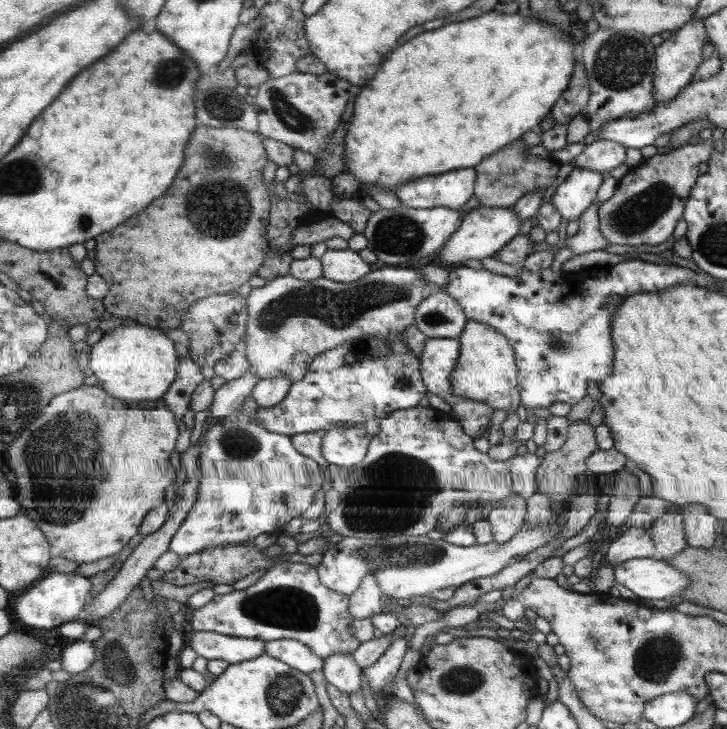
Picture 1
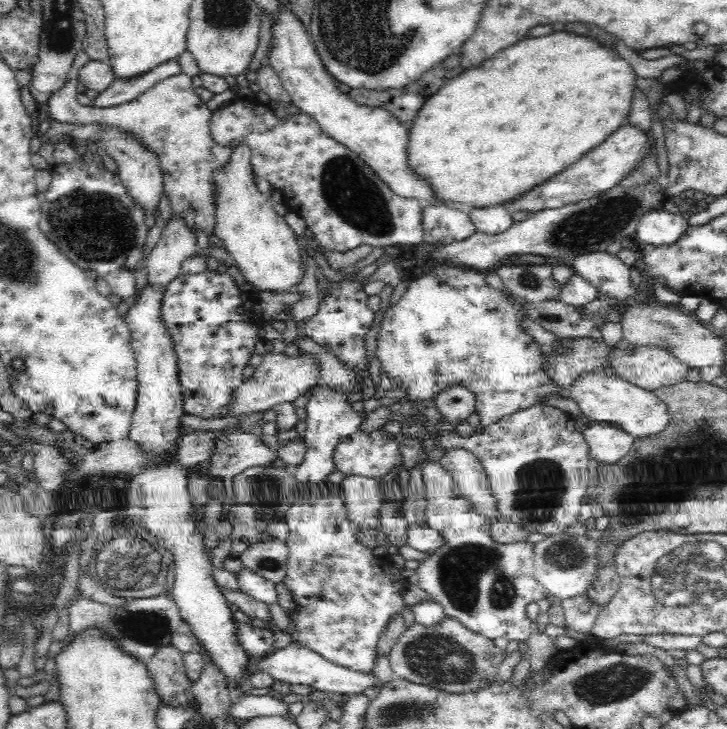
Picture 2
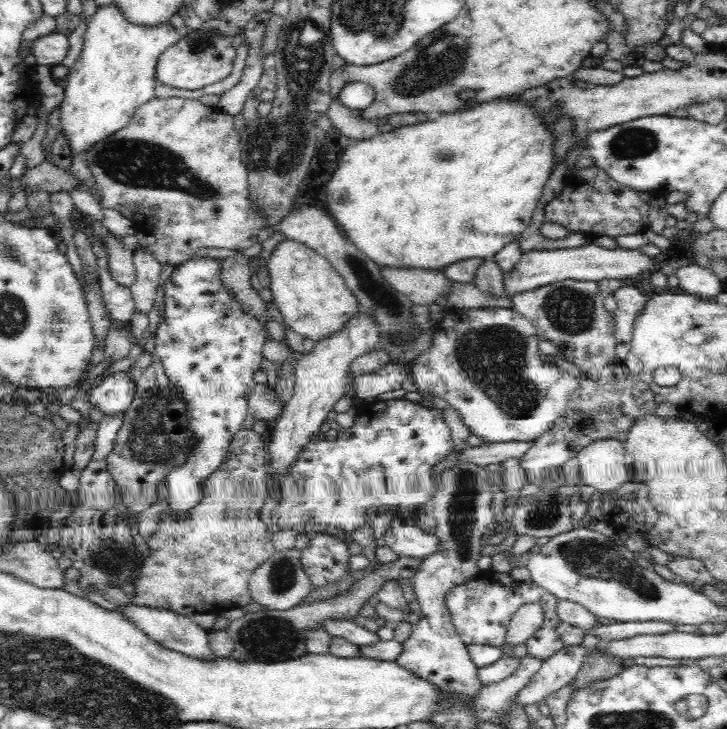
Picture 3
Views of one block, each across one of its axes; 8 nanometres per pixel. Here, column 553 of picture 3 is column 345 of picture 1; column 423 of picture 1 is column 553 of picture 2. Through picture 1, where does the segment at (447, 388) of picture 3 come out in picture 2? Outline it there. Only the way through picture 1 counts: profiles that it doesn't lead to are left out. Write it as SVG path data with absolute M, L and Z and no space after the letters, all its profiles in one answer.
M451 264L430 268L422 276L410 283L404 295L397 300L396 304L389 308L380 324L381 328L377 336L377 356L381 361L381 376L389 386L398 386L406 390L409 393L409 396L406 397L408 401L434 399L435 394L443 391L446 387L450 387L452 383L460 384L476 395L475 412L480 415L480 428L495 424L498 420L502 420L504 416L509 416L536 404L537 397L558 397L557 393L560 391L558 385L552 384L552 372L547 372L543 368L544 349L539 348L539 344L520 329L518 322L522 319L524 319L523 312L519 312L519 305L515 304L511 297L503 296L503 293L497 292L497 290L488 289L485 284L484 273L471 272L471 270L465 272L462 268L456 268L456 266L451 266Z

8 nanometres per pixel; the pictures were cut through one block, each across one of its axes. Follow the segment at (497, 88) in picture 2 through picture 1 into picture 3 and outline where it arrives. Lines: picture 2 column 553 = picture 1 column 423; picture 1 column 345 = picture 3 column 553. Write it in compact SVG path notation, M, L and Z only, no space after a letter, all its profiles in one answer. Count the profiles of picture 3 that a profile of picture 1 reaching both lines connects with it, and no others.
M495 98L488 103L476 104L468 110L450 111L442 113L435 120L425 120L416 124L401 126L392 129L386 134L376 134L370 138L362 139L355 145L350 145L344 152L338 170L332 174L332 180L326 188L328 192L328 208L332 218L338 222L338 227L345 238L350 239L356 247L360 248L368 258L371 258L382 268L403 270L404 268L420 268L424 271L442 271L450 263L464 259L487 259L493 257L506 244L519 237L524 232L534 216L534 211L542 197L542 190L546 186L555 162L555 147L557 138L552 128L544 123L544 114L537 110L528 112L524 102L516 102L512 98Z

